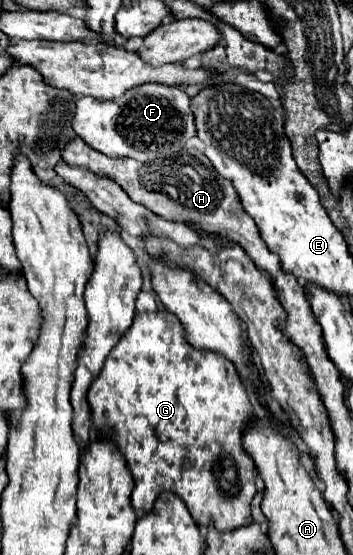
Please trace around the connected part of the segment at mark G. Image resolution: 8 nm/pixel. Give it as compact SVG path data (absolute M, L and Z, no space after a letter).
M167 312L135 314L131 328L109 352L105 366L89 388L89 406L93 418L93 434L105 432L125 454L127 466L135 480L131 494L137 512L149 512L159 492L175 492L187 504L197 524L215 522L219 532L229 532L247 524L249 504L257 492L255 462L243 448L243 432L257 420L255 408L249 400L247 388L237 378L237 370L223 356L209 356L207 352L193 352L181 336L181 324Z

